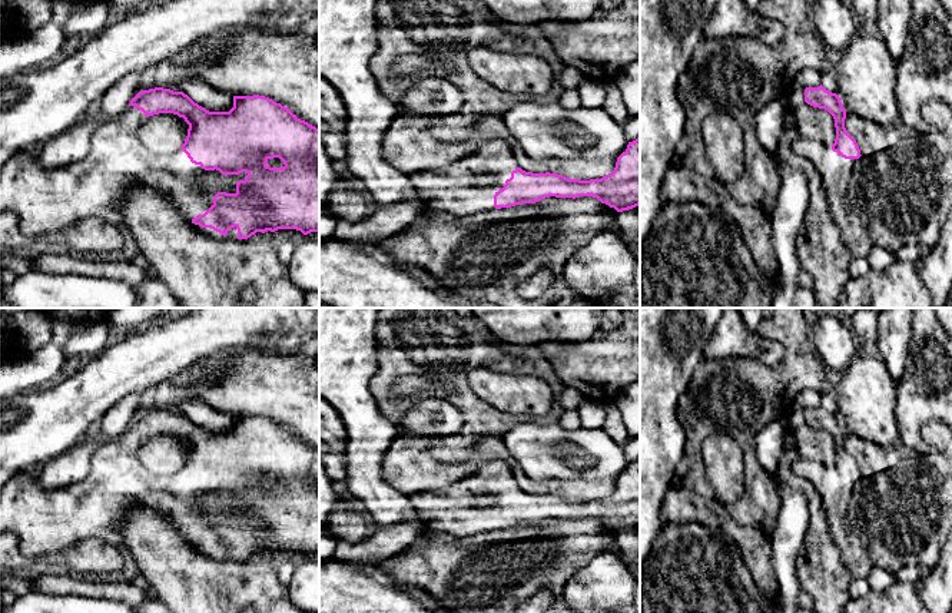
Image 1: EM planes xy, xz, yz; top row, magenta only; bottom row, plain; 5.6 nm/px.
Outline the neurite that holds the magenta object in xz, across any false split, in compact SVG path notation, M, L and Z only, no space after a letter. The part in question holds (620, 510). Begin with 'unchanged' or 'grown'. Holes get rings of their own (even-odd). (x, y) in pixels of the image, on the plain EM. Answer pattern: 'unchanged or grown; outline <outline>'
grown; outline M640 457L628 463L627 470L617 478L614 491L601 500L580 501L550 493L525 493L517 486L507 464L498 458L485 461L475 473L451 486L408 497L425 528L458 539L523 524L535 524L550 517L573 520L593 517L617 533L623 533L640 526ZM478 497L491 497L494 501L487 507L478 507L472 504L472 500Z

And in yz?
grown; outline M822 405L806 408L805 423L813 428L827 431L833 437L836 460L830 467L797 458L793 471L809 480L820 493L833 539L850 576L853 579L868 579L873 564L859 536L852 530L849 523L852 490L862 476L856 461L845 448L846 431L840 418L826 411Z

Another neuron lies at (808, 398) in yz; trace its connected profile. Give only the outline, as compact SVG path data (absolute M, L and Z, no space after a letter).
M806 388L800 391L796 397L796 402L806 408L817 408L822 405L822 391Z

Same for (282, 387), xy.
M258 349L230 355L219 378L196 378L186 397L199 398L216 411L232 417L265 417L288 428L298 440L319 450L319 357L271 354Z

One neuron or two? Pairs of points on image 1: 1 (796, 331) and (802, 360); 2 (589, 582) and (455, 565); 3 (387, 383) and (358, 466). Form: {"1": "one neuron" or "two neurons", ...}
{"1": "one neuron", "2": "two neurons", "3": "two neurons"}

